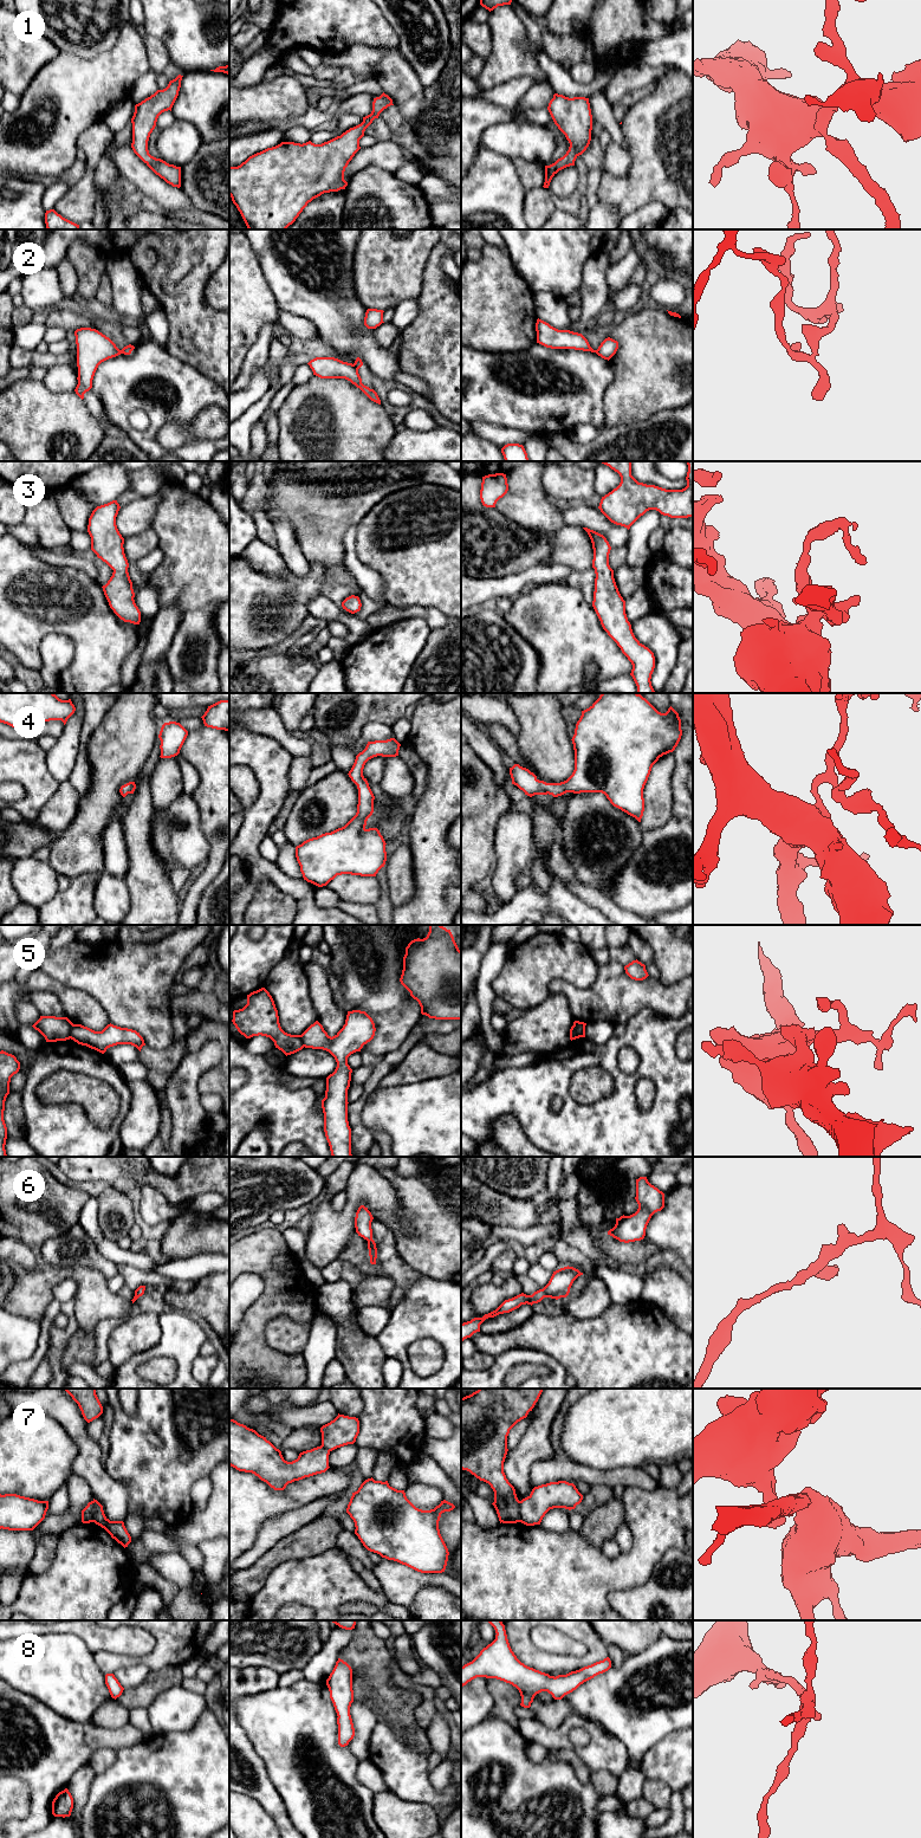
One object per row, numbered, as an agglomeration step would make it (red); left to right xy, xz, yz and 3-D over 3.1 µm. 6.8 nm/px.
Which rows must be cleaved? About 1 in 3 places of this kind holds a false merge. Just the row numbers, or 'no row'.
2, 5, 7

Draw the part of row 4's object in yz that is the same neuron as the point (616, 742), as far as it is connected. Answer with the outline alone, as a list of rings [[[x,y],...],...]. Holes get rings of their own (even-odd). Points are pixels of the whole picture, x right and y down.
[[[602,693],[589,708],[582,711],[576,724],[571,739],[575,750],[572,775],[560,783],[546,783],[528,769],[514,764],[510,768],[512,784],[530,797],[602,792],[614,807],[641,822],[644,811],[643,789],[651,768],[660,757],[675,750],[681,736],[681,719],[672,706],[661,713],[638,693]]]

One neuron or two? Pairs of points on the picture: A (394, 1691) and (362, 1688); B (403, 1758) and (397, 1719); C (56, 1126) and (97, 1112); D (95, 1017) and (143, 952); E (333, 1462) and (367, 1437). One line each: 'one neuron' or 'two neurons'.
A: two neurons
B: two neurons
C: two neurons
D: two neurons
E: two neurons

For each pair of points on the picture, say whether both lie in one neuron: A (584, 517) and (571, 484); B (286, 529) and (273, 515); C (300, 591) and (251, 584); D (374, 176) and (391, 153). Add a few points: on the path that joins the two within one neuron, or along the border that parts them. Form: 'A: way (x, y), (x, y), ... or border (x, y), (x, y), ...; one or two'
A: border (587, 502), (573, 504); two
B: way (283, 525), (277, 518); one
C: way (289, 591), (263, 590); one
D: border (391, 172), (369, 164), (354, 175); two

